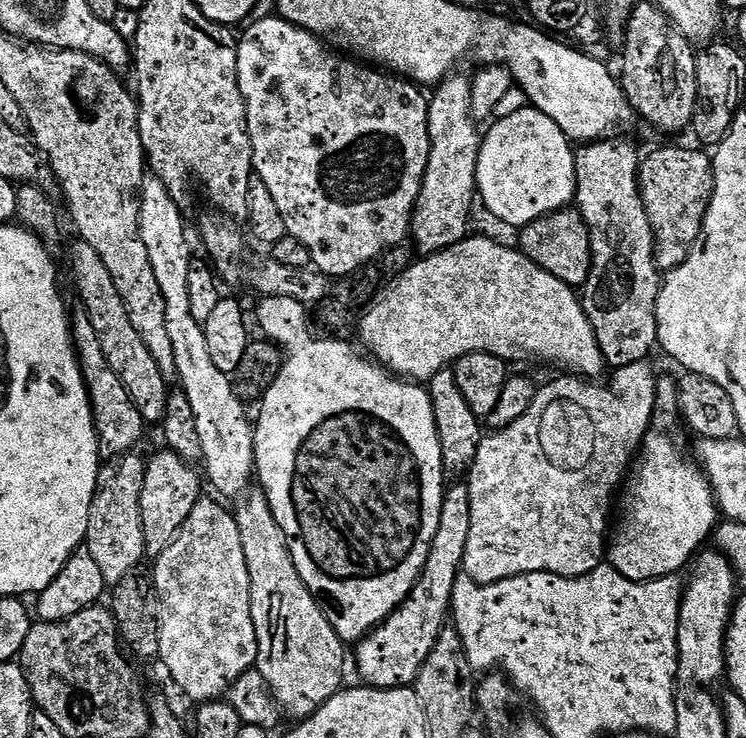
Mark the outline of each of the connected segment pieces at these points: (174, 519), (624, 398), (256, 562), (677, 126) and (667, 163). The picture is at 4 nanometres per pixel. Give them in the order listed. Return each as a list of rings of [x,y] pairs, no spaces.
[[[161,450],[161,452],[156,453],[154,456],[151,457],[149,455],[147,457],[146,463],[144,465],[144,482],[142,484],[142,530],[144,534],[144,550],[149,557],[155,558],[157,556],[160,556],[162,554],[162,550],[166,550],[172,545],[174,538],[182,530],[182,526],[186,522],[186,518],[190,518],[190,510],[194,510],[194,506],[202,498],[202,492],[200,492],[200,480],[202,484],[202,476],[201,473],[197,471],[197,469],[196,473],[192,468],[195,467],[193,467],[193,465],[189,463],[189,461],[183,460],[178,454],[167,450]]]
[[[639,360],[629,366],[620,367],[613,371],[610,388],[600,386],[581,377],[561,376],[537,389],[530,410],[521,418],[516,419],[508,427],[497,429],[485,435],[476,451],[475,462],[467,475],[466,483],[470,490],[470,531],[469,541],[466,542],[465,561],[470,562],[470,575],[476,584],[493,584],[506,578],[514,578],[531,572],[549,572],[559,576],[581,576],[590,574],[606,560],[606,537],[610,532],[608,511],[612,508],[614,492],[623,483],[639,448],[643,445],[644,436],[652,424],[652,416],[656,411],[658,372],[655,372],[651,361]]]
[[[252,490],[243,497],[240,509],[234,515],[242,534],[242,551],[246,553],[246,566],[250,570],[250,606],[254,618],[254,630],[258,638],[258,658],[256,668],[268,684],[272,697],[285,713],[299,722],[312,716],[330,698],[341,691],[344,680],[344,648],[345,641],[338,638],[334,626],[326,618],[324,609],[312,591],[302,582],[302,574],[298,574],[298,566],[294,566],[294,558],[290,554],[288,536],[278,526],[274,514],[270,510],[270,502],[263,491]]]
[[[655,2],[637,3],[630,14],[622,55],[624,65],[618,71],[618,79],[633,113],[660,132],[687,129],[694,118],[698,98],[696,52]]]
[[[699,147],[696,148],[660,148],[649,156],[645,155],[640,161],[640,197],[646,206],[646,214],[650,218],[650,226],[656,239],[656,267],[664,274],[682,266],[689,252],[697,247],[704,231],[704,219],[714,194],[716,183],[711,155]]]

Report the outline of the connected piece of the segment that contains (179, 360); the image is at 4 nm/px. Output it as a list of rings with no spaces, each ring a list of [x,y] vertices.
[[[151,174],[145,175],[144,185],[140,187],[140,233],[142,242],[146,242],[146,254],[150,254],[150,266],[154,266],[154,275],[158,277],[162,298],[166,298],[166,334],[170,334],[174,346],[176,380],[186,398],[190,398],[194,418],[198,418],[198,438],[202,441],[204,455],[202,472],[207,483],[209,480],[221,492],[221,497],[240,498],[249,491],[248,483],[254,480],[256,433],[253,421],[250,416],[248,420],[248,412],[244,409],[247,408],[245,401],[238,398],[233,377],[214,366],[204,326],[194,322],[194,314],[190,311],[190,266],[194,253],[188,245],[184,216],[163,182]]]

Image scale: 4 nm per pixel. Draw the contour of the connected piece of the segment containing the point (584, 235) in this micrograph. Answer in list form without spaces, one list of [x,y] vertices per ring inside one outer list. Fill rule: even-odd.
[[[569,206],[559,212],[551,212],[519,229],[518,236],[520,251],[538,266],[542,266],[542,270],[554,274],[554,278],[566,282],[571,288],[583,289],[592,269],[592,247],[588,227],[579,210]]]

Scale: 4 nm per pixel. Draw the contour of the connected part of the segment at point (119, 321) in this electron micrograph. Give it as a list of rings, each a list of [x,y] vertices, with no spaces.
[[[76,242],[72,248],[72,270],[76,274],[76,288],[80,291],[79,303],[90,314],[94,330],[98,330],[98,342],[102,342],[106,362],[112,367],[114,374],[122,378],[126,394],[130,394],[134,406],[138,406],[138,414],[142,414],[149,425],[159,425],[166,414],[170,384],[162,378],[158,362],[154,362],[150,350],[146,350],[146,342],[142,342],[138,330],[134,330],[134,326],[130,324],[126,302],[122,302],[122,294],[118,294],[118,286],[114,286],[110,270],[106,270],[98,250],[83,242]]]

